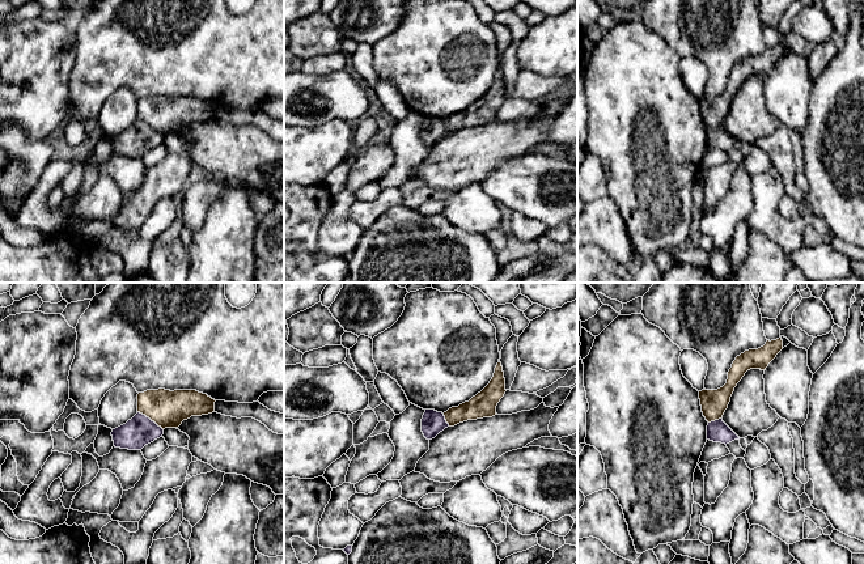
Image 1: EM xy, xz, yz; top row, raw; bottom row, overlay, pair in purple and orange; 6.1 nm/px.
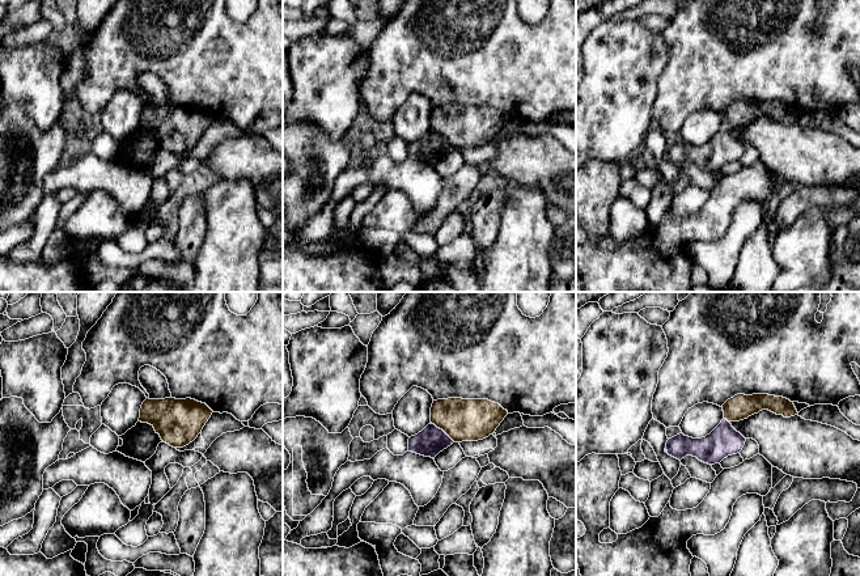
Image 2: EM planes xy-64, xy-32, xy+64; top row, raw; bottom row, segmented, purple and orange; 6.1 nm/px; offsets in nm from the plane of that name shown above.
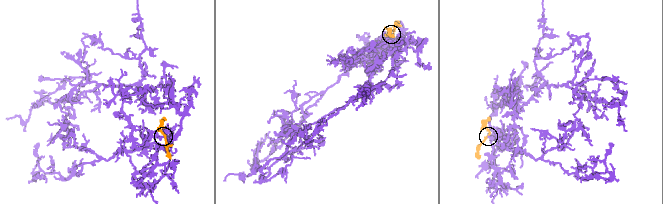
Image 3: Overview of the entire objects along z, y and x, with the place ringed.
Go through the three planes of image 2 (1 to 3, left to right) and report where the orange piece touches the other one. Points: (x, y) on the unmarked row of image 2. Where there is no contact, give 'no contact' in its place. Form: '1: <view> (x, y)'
1: no contact
2: xy-32 (441, 136)
3: xy+64 (727, 127)

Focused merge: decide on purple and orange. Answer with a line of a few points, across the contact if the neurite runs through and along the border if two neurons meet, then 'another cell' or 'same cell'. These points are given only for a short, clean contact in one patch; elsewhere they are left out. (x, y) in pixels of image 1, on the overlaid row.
xy (138, 411), (148, 416), (162, 429) | another cell

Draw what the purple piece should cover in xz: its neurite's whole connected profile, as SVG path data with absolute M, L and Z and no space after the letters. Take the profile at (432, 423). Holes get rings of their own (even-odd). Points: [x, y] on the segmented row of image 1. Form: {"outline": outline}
{"outline": "M425 410L422 419L422 432L427 440L435 438L448 427L449 424L446 423L442 412L437 412L435 410Z"}

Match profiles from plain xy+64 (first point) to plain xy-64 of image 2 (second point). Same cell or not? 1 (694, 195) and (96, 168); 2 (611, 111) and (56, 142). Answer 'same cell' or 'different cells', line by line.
1: different cells
2: different cells

